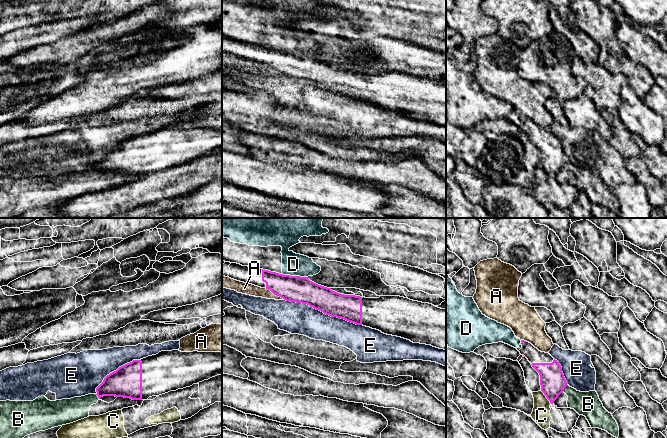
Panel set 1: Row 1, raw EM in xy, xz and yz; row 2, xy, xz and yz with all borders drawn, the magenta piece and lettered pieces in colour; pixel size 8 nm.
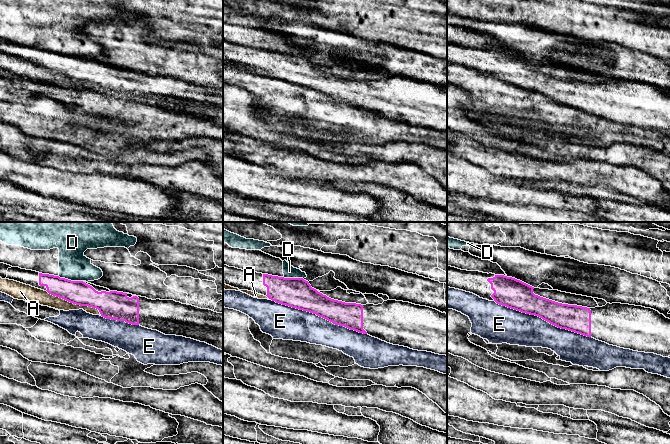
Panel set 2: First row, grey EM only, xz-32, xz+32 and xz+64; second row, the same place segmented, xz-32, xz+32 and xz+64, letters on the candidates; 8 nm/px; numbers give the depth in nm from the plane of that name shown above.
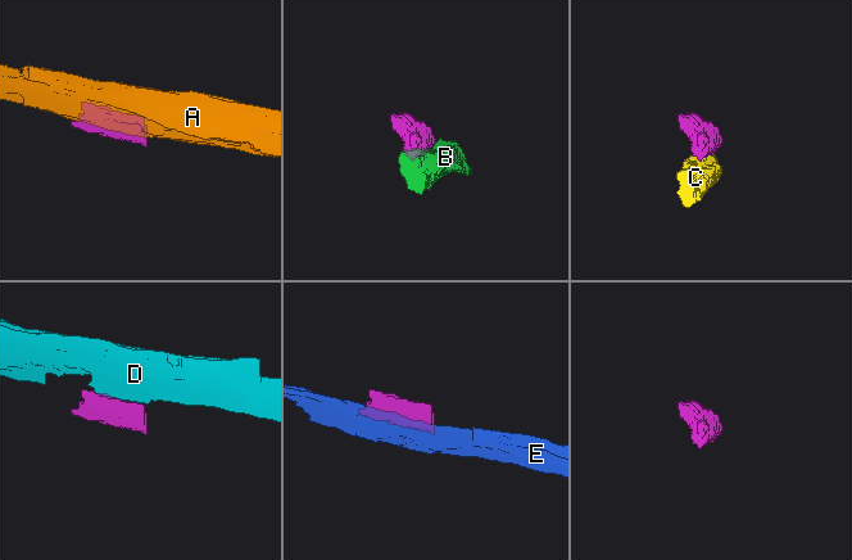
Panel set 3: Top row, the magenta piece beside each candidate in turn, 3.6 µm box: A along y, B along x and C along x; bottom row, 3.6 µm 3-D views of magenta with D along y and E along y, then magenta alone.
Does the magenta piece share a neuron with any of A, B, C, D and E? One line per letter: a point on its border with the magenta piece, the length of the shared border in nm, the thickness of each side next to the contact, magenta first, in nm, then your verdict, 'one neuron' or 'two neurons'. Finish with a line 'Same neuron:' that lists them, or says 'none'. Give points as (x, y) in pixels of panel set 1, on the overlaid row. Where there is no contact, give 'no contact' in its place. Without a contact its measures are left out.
A: xz (275, 294) | 180 nm | 220/90 nm | two neurons
B: yz (564, 387) | 70 nm | 200/200 nm | two neurons
C: yz (546, 397) | 140 nm | 200/140 nm | two neurons
D: xz (295, 276) | 220 nm | 220/180 nm | two neurons
E: xz (323, 312) | 650 nm | 200/260 nm | two neurons
Same neuron: none

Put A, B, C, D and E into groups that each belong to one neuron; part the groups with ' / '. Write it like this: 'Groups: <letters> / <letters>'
Groups: A / B / C / D / E

